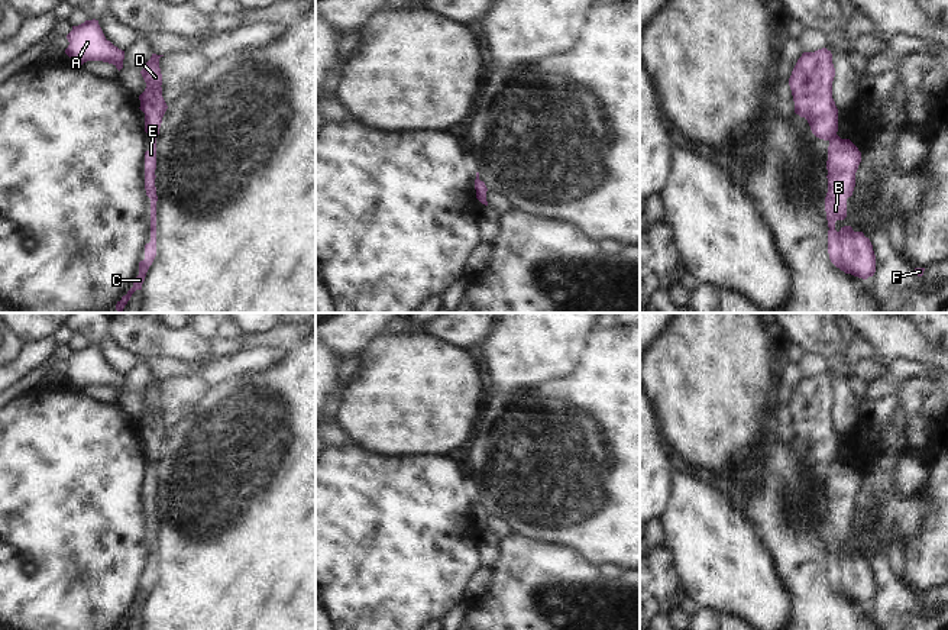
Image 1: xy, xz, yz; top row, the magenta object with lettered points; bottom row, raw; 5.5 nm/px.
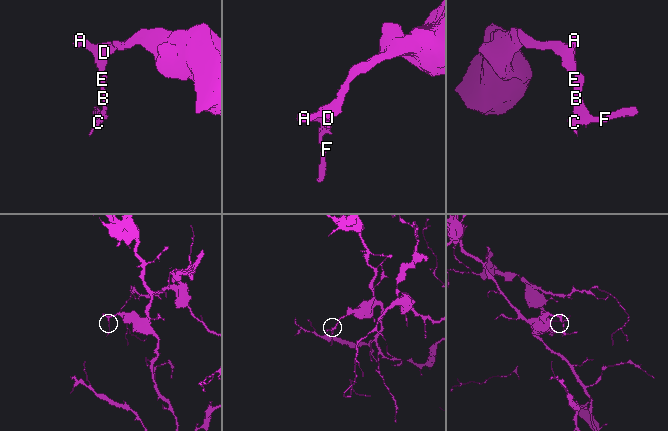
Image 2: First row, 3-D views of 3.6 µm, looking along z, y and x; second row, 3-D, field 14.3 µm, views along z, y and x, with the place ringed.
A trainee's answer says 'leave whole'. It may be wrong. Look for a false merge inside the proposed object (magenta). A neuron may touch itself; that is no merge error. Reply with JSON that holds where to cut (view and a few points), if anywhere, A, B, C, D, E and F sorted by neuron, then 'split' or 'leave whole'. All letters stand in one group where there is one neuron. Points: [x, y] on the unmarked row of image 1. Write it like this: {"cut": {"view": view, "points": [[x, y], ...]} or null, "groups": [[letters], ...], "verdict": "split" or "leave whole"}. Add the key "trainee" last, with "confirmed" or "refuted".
{"cut": {"view": "yz", "points": [[835, 458], [828, 464]]}, "groups": [["A", "D"], ["B", "C", "E", "F"]], "verdict": "split", "trainee": "refuted"}

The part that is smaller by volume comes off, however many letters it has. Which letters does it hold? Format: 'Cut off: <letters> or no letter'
Cut off: B, C, E, F

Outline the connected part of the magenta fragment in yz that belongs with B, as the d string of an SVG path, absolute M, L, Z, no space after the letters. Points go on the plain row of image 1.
M838 459L829 463L825 521L829 584L845 598L867 604L876 597L876 579L870 563L863 556L854 556L851 550L835 555L835 546L847 542L847 523L852 520L860 487L861 476L850 463L841 463Z

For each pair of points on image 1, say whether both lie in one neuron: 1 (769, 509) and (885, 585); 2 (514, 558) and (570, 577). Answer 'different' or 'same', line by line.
1: different
2: same

